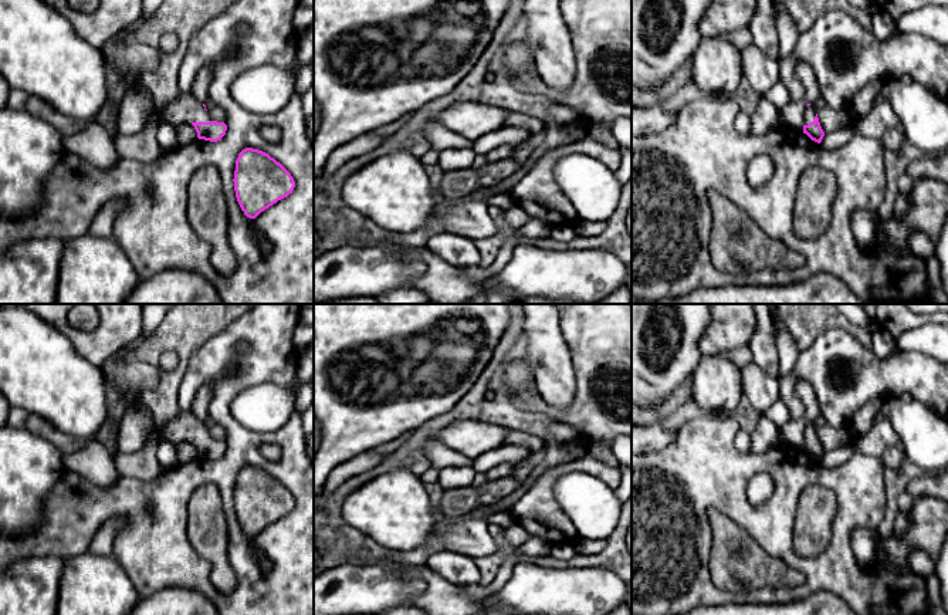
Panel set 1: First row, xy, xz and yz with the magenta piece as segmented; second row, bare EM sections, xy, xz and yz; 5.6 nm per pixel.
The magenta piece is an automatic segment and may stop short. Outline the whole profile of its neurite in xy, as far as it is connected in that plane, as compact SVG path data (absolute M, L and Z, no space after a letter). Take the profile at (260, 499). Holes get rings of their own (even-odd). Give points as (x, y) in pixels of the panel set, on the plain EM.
M253 466L238 472L233 500L237 520L250 537L287 516L295 506L294 496L280 480Z

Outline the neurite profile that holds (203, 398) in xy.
M206 383L199 389L193 401L192 413L202 422L206 422L209 419L207 409L211 402L211 398L213 398L211 385Z

